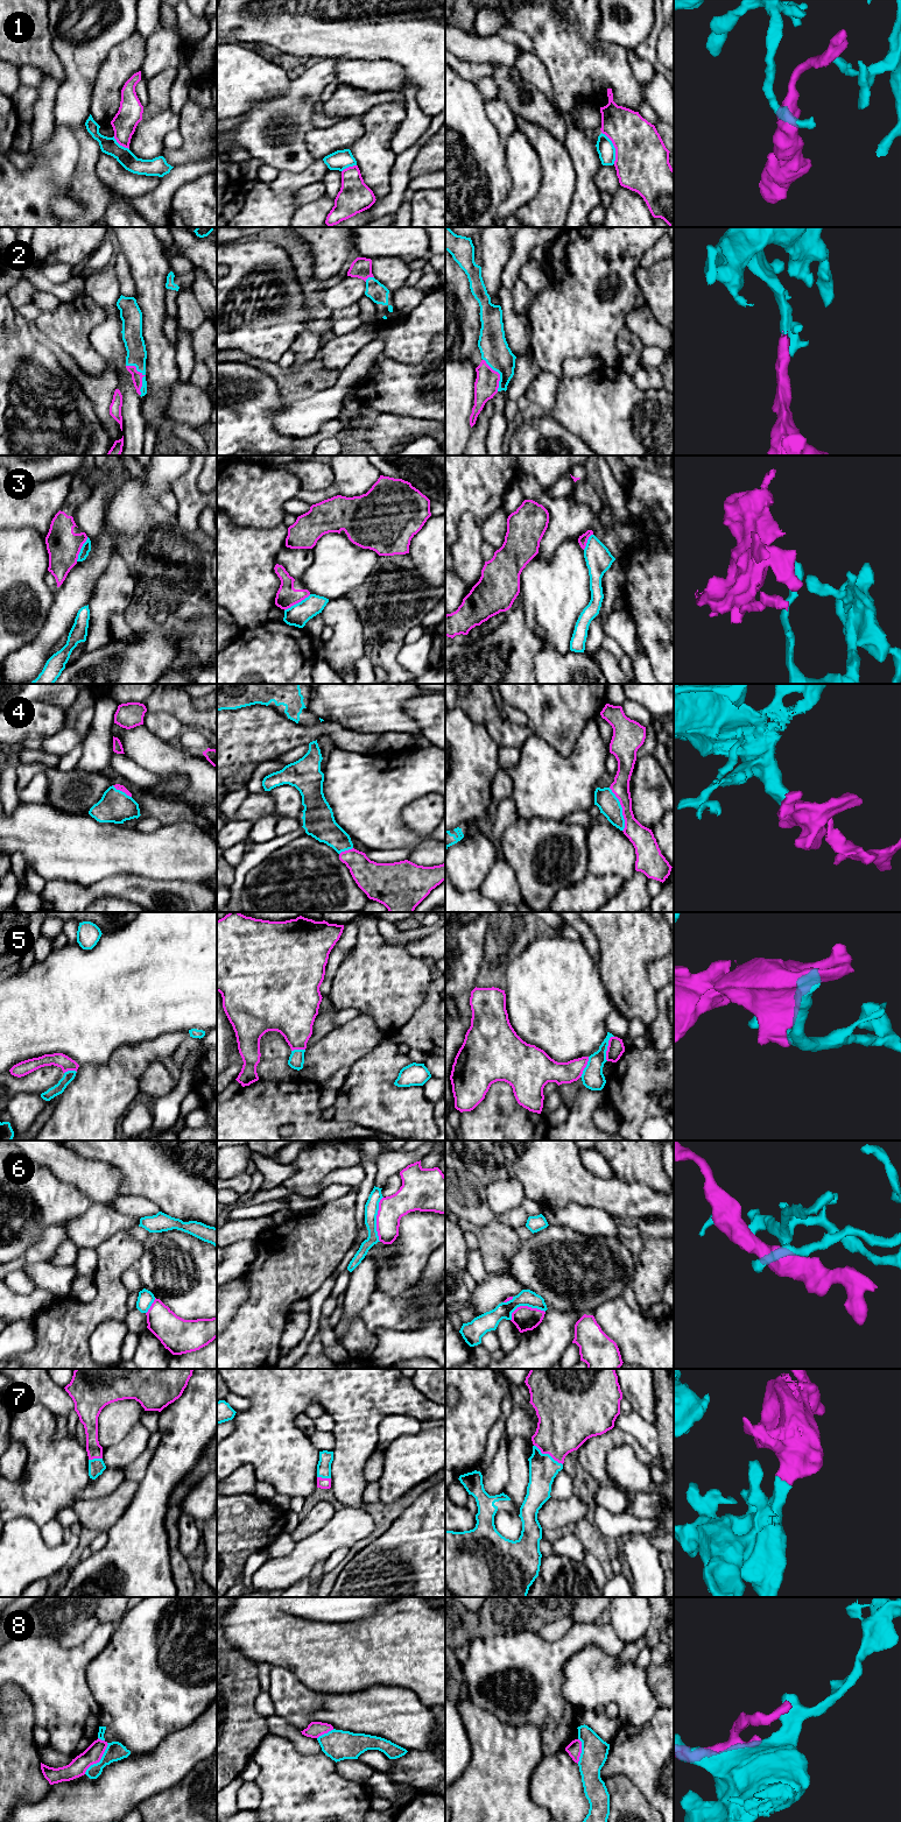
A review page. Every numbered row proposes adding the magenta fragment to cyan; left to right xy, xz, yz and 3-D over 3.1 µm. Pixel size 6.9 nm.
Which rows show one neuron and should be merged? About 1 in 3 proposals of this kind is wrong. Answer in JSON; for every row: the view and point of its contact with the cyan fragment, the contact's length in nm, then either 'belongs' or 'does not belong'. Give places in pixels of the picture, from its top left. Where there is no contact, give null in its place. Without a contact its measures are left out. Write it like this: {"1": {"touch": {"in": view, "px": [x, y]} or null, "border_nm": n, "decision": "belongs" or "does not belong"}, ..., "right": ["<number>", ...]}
{"1": {"touch": {"in": "yz", "px": [614, 148]}, "border_nm": 240, "decision": "does not belong"}, "2": {"touch": {"in": "xy", "px": [143, 376]}, "border_nm": 240, "decision": "belongs"}, "3": {"touch": {"in": "xz", "px": [298, 602]}, "border_nm": 220, "decision": "does not belong"}, "4": {"touch": {"in": "yz", "px": [621, 810]}, "border_nm": 320, "decision": "belongs"}, "5": {"touch": {"in": "yz", "px": [606, 1047]}, "border_nm": 180, "decision": "does not belong"}, "6": {"touch": {"in": "xz", "px": [375, 1219]}, "border_nm": 320, "decision": "does not belong"}, "7": {"touch": {"in": "yz", "px": [548, 1454]}, "border_nm": 240, "decision": "belongs"}, "8": {"touch": {"in": "xy", "px": [100, 1760]}, "border_nm": 280, "decision": "does not belong"}, "right": ["2", "4", "7"]}

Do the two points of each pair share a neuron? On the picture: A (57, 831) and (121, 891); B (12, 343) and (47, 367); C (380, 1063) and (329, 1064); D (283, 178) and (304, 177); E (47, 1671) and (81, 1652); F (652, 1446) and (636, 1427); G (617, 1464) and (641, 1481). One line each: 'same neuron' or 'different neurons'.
A: different neurons
B: same neuron
C: different neurons
D: same neuron
E: same neuron
F: same neuron
G: same neuron

